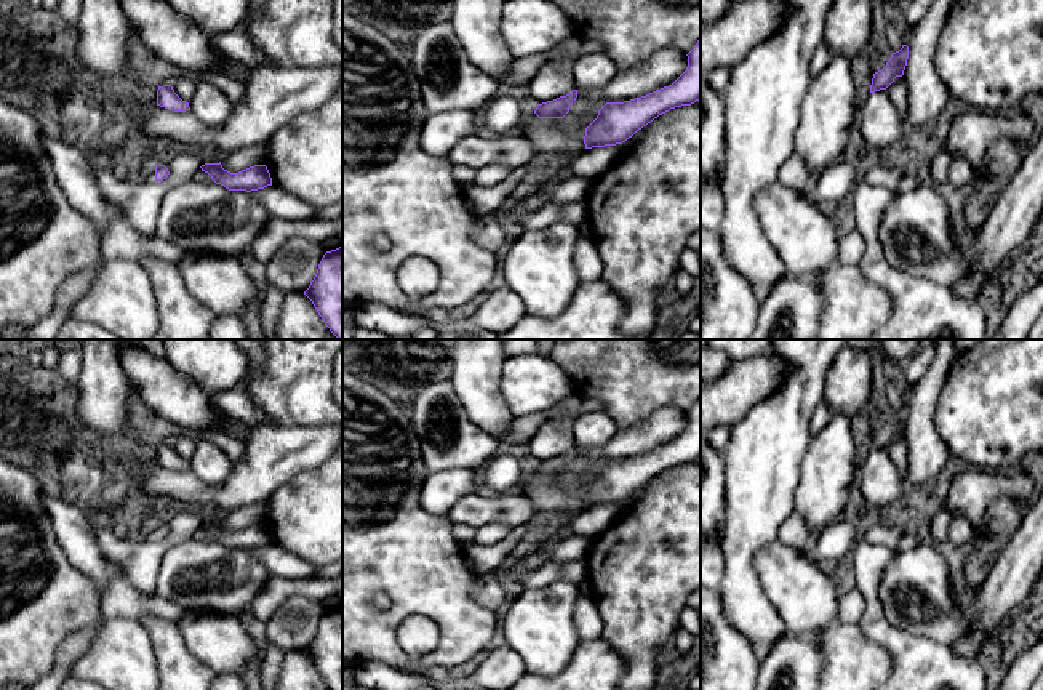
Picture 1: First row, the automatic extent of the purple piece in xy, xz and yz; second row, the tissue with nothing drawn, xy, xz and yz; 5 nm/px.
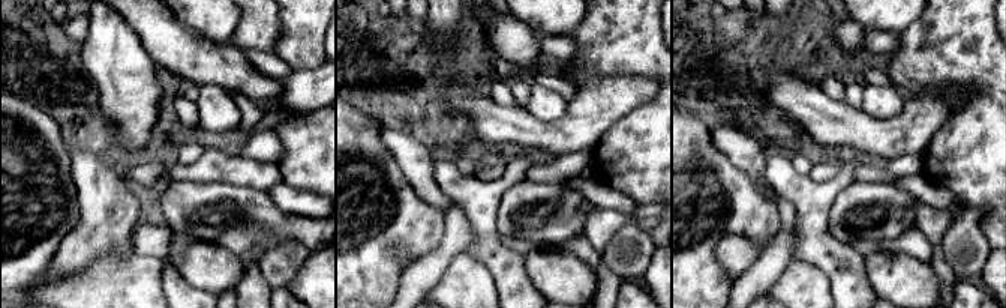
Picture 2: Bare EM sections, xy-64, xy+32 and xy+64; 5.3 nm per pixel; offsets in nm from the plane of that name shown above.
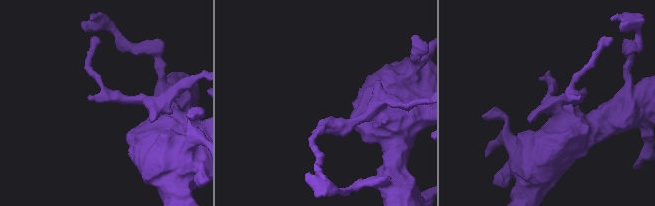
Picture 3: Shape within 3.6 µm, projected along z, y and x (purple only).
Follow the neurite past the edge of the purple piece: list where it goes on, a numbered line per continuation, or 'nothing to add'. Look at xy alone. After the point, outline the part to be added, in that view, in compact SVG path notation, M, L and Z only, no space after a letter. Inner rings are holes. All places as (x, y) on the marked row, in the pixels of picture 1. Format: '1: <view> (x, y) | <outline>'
1: xy (147, 173) | M147 165L142 170L138 170L134 178L146 179L146 181L155 181L155 165Z

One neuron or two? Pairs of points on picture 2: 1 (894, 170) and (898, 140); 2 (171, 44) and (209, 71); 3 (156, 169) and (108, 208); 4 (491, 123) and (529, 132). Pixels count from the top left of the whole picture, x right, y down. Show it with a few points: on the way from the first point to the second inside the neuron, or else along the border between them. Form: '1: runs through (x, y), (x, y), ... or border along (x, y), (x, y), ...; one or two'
1: border along (922, 150), (888, 160); two
2: runs through (180, 50), (200, 62); one
3: border along (125, 179), (131, 185); two
4: runs through (500, 126), (520, 128); one

